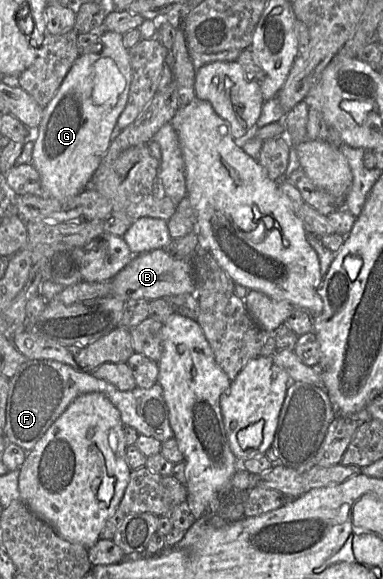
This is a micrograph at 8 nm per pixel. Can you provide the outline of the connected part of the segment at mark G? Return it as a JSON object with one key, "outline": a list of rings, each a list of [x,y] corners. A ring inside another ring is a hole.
{"outline":[[[103,31],[100,42],[92,47],[92,52],[81,54],[68,74],[64,78],[61,86],[58,88],[54,97],[50,100],[43,110],[43,116],[38,128],[34,131],[34,148],[32,153],[32,165],[36,168],[40,175],[43,194],[57,200],[67,200],[80,194],[83,190],[90,186],[90,181],[96,170],[98,169],[103,157],[105,156],[110,144],[111,134],[117,123],[120,114],[123,112],[129,97],[129,90],[132,80],[132,68],[129,50],[123,44],[123,35],[113,31]]]}

